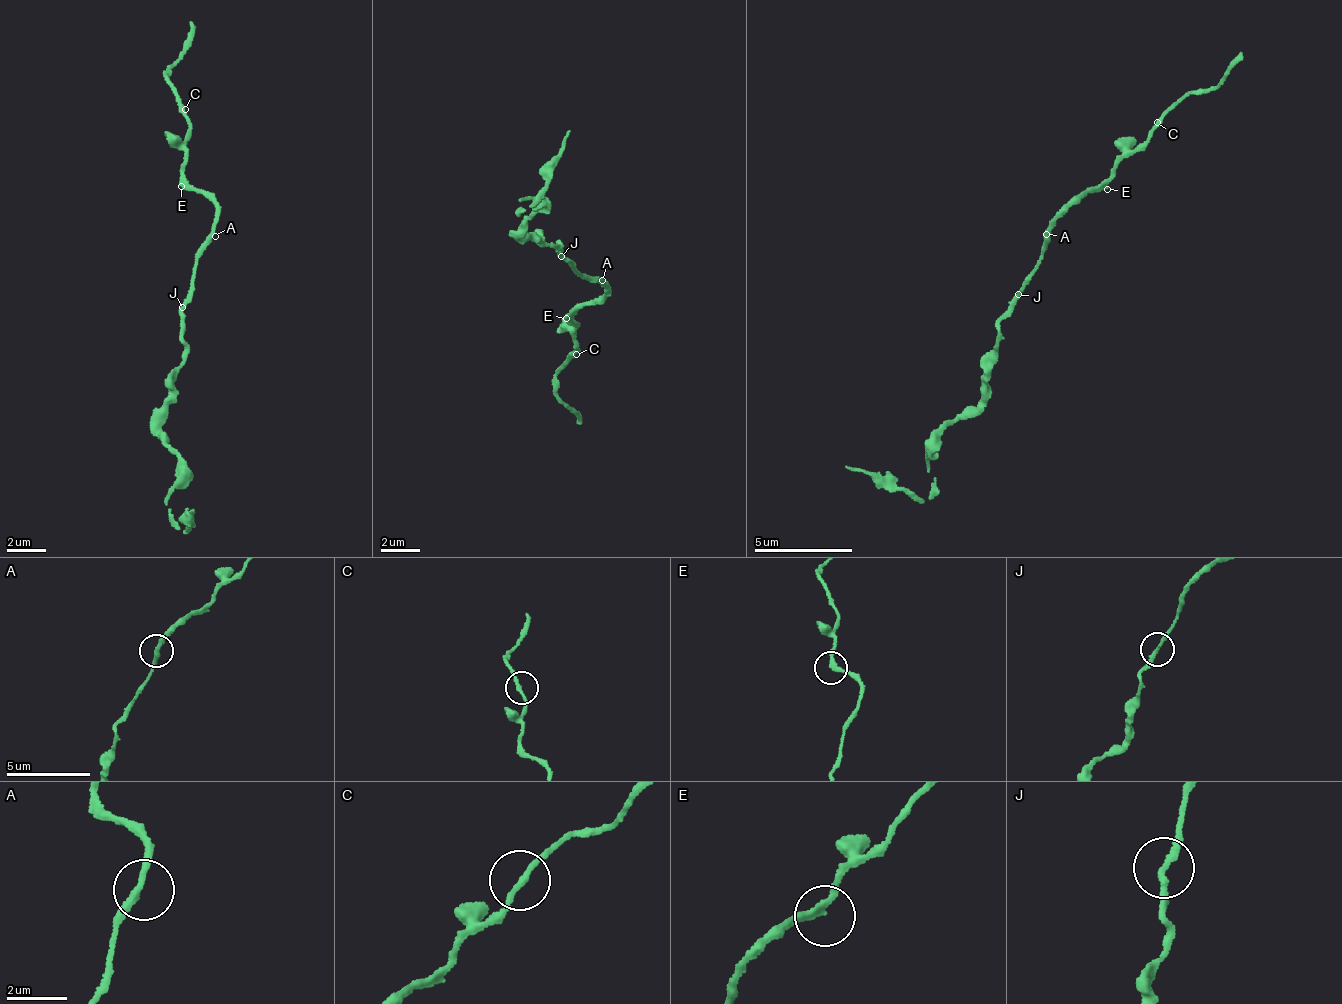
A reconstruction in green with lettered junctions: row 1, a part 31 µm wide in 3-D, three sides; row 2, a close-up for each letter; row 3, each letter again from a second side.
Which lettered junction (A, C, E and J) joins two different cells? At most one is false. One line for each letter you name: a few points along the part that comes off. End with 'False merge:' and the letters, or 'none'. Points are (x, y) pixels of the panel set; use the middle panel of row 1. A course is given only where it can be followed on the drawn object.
False merge: none

